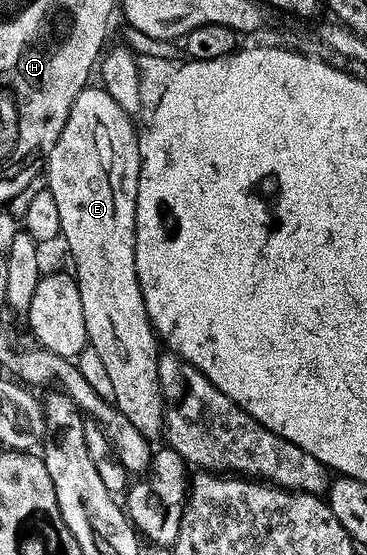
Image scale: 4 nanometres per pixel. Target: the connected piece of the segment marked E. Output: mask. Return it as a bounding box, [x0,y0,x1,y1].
[46,84,164,440]

